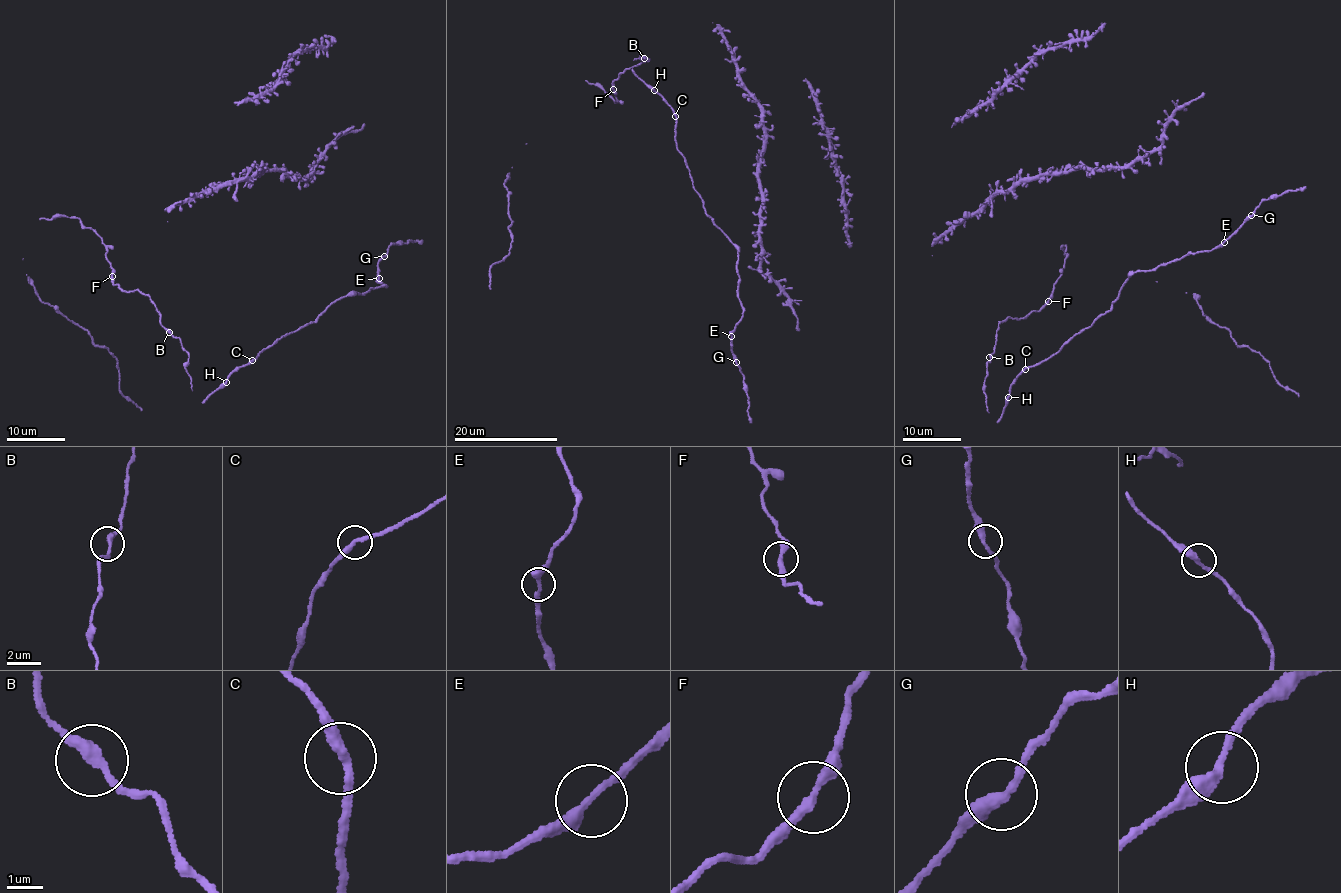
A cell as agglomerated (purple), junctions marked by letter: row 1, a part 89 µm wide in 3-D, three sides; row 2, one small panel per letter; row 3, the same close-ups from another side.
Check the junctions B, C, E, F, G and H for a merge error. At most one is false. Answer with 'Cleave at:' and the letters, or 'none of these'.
Cleave at: none of these

